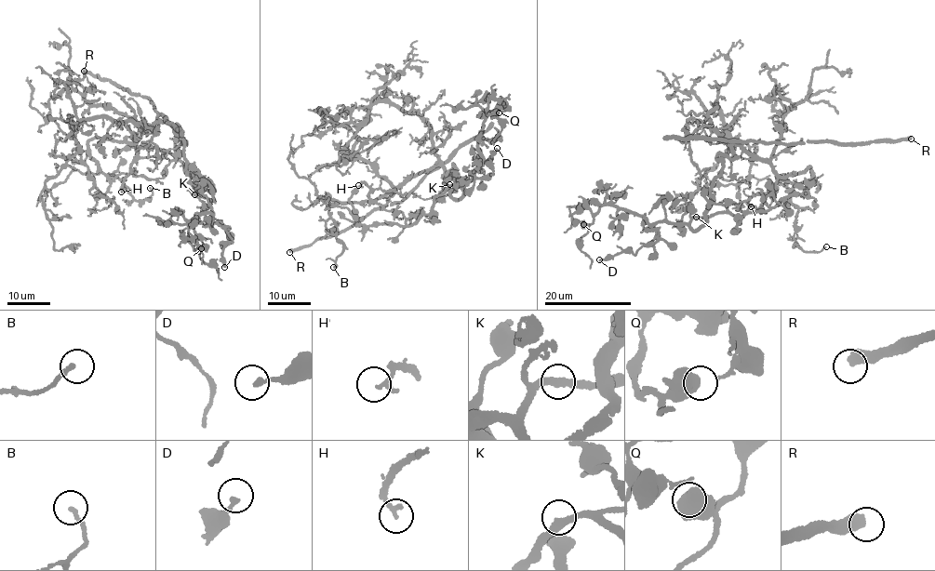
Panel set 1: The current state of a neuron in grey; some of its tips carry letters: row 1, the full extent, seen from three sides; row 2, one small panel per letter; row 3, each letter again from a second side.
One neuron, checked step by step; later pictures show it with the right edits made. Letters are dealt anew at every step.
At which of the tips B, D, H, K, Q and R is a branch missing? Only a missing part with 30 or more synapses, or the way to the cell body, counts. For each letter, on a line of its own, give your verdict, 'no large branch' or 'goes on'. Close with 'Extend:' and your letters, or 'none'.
B: no large branch
D: no large branch
H: goes on
K: goes on
Q: no large branch
R: goes on
Extend: H, K, R

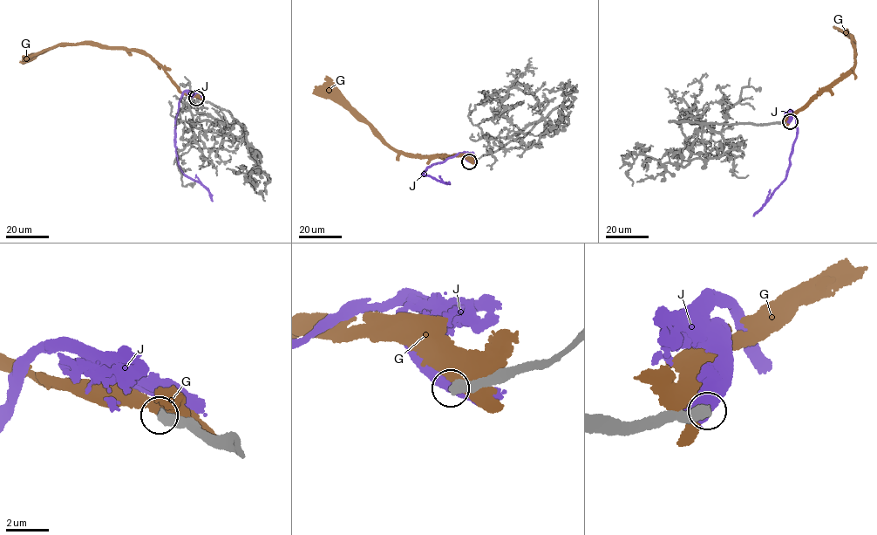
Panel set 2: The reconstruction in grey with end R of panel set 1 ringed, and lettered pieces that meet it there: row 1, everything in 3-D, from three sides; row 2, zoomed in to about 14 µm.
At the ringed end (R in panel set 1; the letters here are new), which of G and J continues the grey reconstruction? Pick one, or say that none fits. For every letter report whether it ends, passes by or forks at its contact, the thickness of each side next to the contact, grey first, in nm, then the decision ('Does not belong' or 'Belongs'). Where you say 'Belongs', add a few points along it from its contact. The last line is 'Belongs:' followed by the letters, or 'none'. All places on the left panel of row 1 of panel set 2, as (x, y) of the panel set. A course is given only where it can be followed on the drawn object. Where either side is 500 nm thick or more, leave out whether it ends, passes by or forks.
G: Thickness 440 nm (grey) against 600 nm. Does not belong
J: Thickness 550 nm (grey) against 750 nm. Does not belong
Belongs: none

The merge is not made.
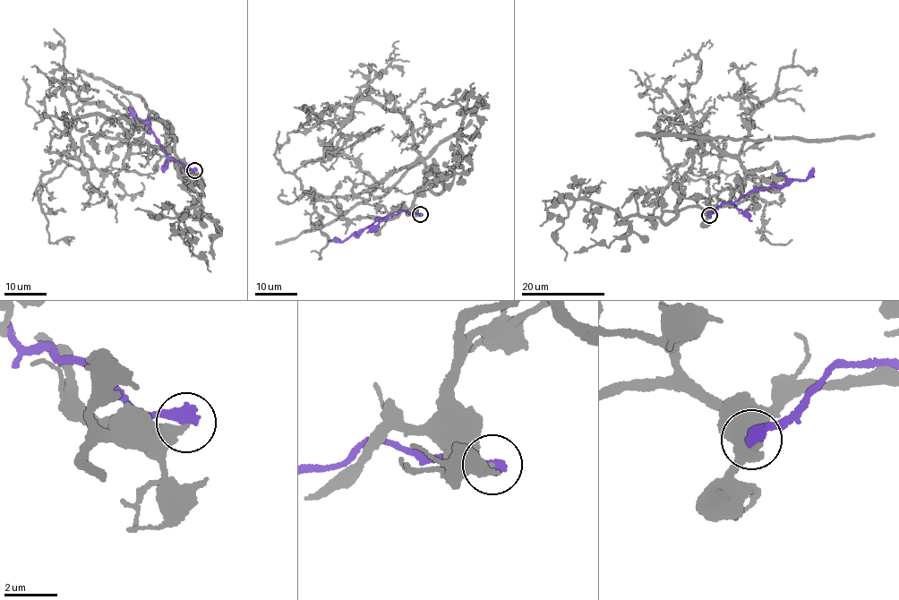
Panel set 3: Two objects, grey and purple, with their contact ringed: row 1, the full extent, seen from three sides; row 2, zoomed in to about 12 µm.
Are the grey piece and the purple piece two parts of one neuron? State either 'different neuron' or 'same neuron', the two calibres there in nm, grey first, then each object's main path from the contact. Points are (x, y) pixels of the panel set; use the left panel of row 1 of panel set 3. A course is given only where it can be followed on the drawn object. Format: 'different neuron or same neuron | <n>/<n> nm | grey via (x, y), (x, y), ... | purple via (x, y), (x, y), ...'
different neuron | 440/480 nm | grey via (194, 171), (180, 170), (158, 120), (81, 116), (36, 192), (50, 242), (72, 242) | purple via (194, 171), (167, 158), (149, 130), (149, 124), (133, 116), (127, 107)

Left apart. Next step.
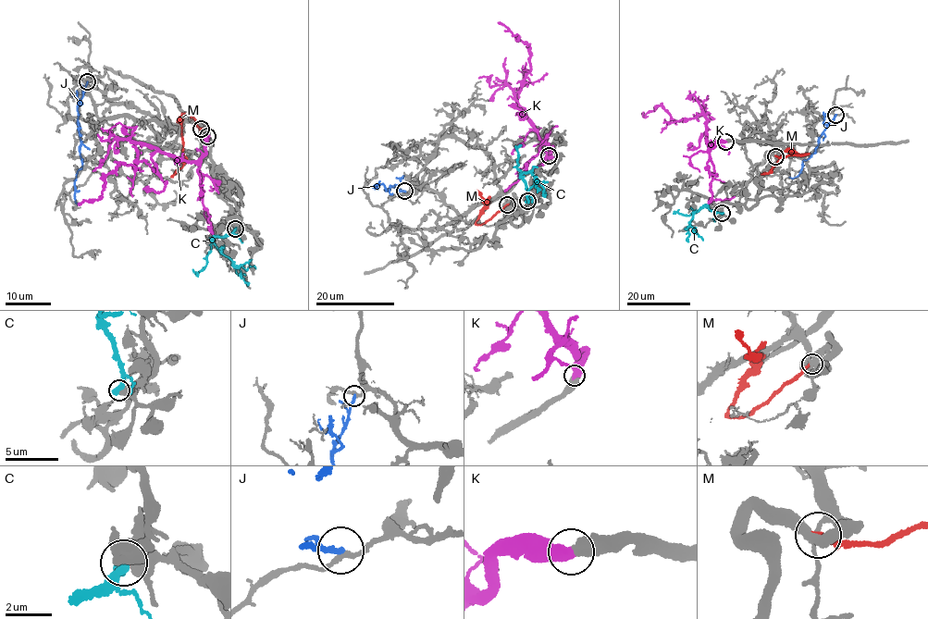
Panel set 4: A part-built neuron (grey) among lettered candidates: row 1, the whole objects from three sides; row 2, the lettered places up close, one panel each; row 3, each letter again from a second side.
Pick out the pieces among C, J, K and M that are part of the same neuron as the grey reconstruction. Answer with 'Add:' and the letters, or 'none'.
Add: K

